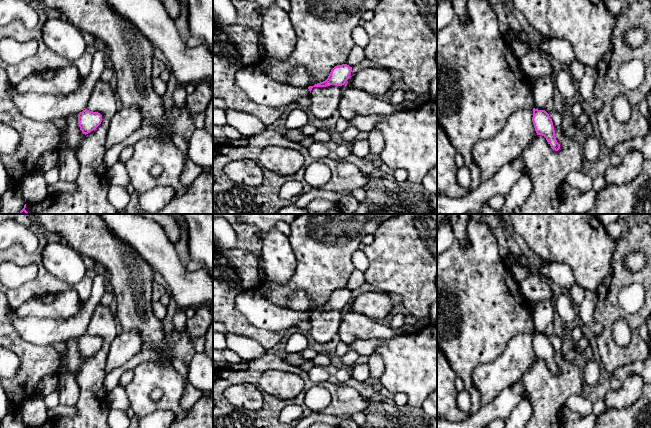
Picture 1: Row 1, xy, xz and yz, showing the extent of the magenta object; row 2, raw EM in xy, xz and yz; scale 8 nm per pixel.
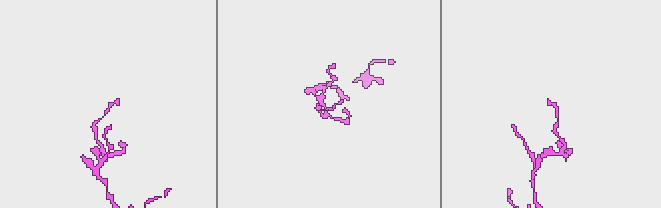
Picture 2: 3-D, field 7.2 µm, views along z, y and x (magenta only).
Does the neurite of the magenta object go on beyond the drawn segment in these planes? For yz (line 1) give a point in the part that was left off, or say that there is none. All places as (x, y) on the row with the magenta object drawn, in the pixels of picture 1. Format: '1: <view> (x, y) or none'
1: none

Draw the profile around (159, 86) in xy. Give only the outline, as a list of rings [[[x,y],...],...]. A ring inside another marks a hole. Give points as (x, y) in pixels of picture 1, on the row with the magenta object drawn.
[[[153,77],[152,83],[153,89],[156,92],[156,94],[162,97],[167,90],[167,83],[164,82],[160,77]]]

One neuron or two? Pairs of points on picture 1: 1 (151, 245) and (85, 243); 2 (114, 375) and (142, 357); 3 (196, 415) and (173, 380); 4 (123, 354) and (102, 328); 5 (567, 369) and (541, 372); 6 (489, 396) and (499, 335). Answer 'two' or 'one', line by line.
1: two
2: one
3: two
4: two
5: one
6: two

